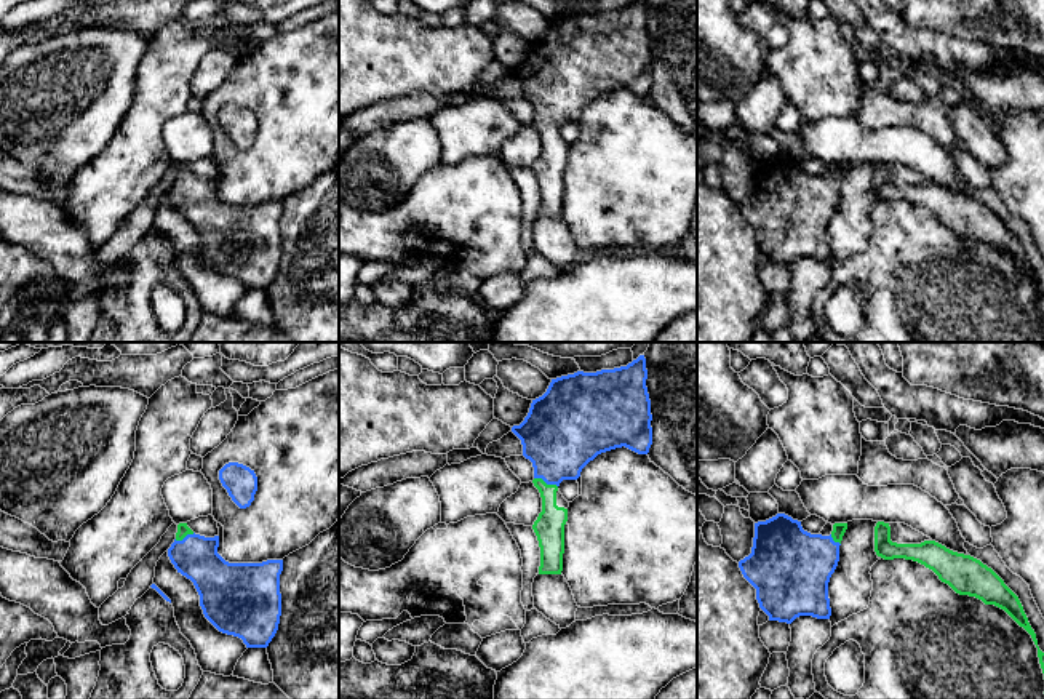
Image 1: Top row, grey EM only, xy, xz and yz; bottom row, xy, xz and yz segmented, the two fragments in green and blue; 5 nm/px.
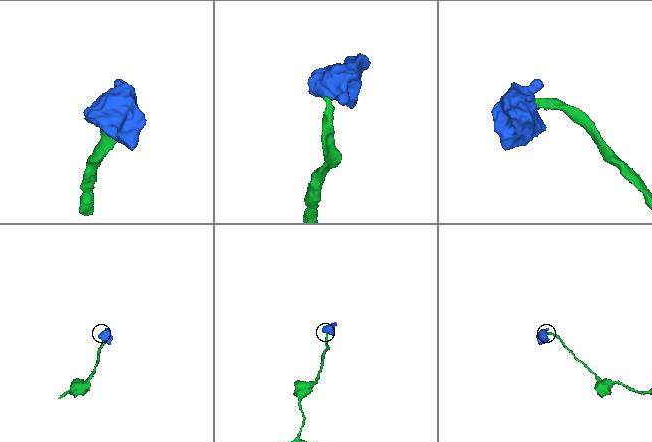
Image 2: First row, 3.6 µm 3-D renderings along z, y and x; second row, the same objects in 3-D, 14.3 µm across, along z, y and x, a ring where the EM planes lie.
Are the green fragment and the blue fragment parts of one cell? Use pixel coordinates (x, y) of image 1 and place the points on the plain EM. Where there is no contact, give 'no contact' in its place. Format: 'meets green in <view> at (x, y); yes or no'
meets green in xz at (544, 123); yes

